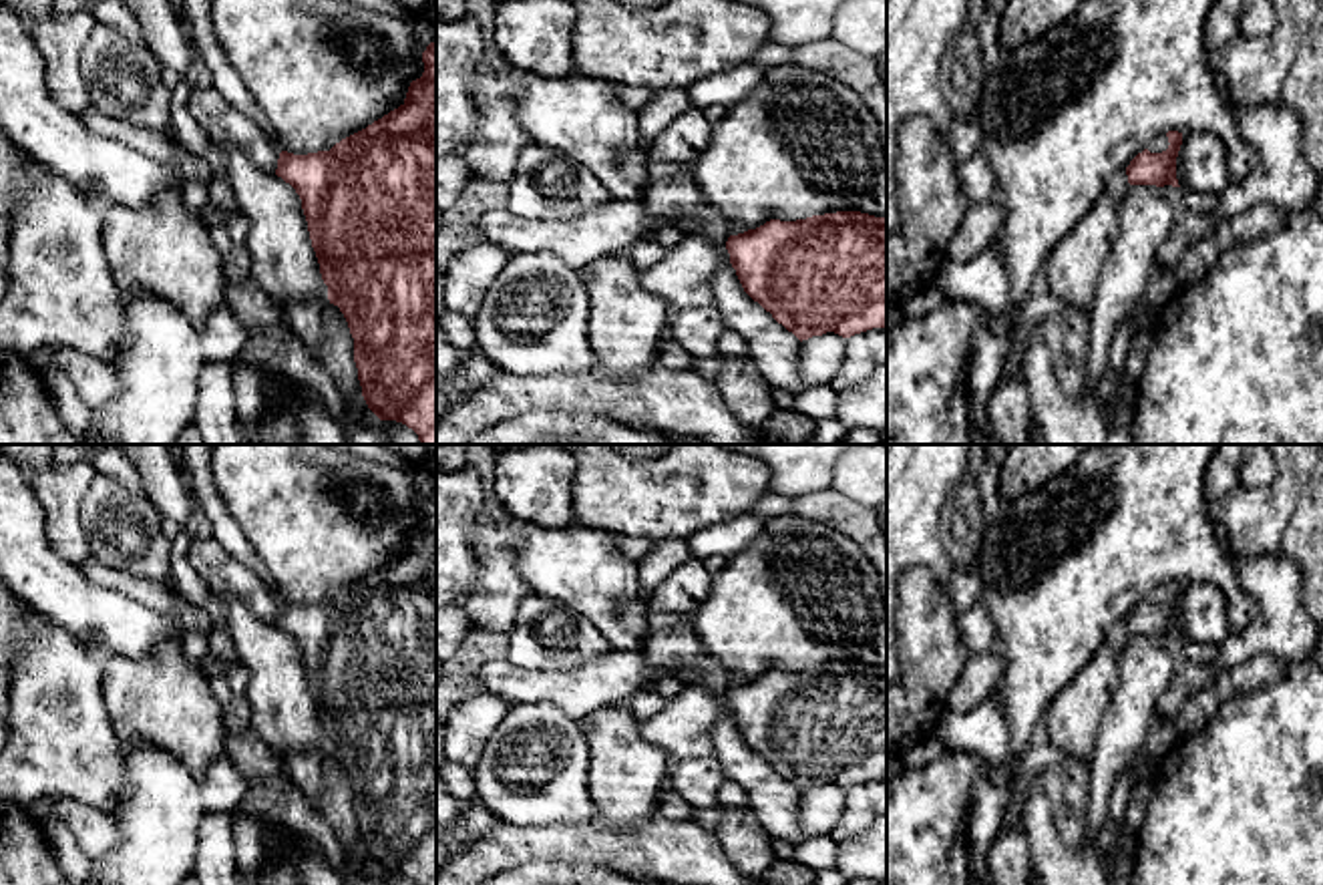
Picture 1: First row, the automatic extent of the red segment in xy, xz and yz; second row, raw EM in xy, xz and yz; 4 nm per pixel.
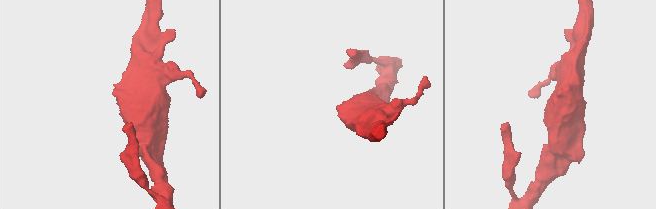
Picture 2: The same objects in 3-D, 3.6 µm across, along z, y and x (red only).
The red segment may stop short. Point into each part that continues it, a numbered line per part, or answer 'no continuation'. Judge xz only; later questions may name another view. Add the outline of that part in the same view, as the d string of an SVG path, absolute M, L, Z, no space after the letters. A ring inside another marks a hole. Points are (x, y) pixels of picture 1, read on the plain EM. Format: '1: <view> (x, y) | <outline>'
no continuation

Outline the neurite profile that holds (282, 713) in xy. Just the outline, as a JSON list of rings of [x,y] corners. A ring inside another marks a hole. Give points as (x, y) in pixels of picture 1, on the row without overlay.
[[[221,593],[215,597],[237,656],[249,672],[249,728],[284,758],[310,748],[326,758],[328,736],[296,640],[257,617],[241,599]]]

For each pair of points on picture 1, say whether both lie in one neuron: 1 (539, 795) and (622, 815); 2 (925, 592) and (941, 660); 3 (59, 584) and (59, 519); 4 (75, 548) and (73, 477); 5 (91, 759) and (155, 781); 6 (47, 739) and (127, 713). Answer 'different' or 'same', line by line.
1: different
2: same
3: different
4: same
5: different
6: different

